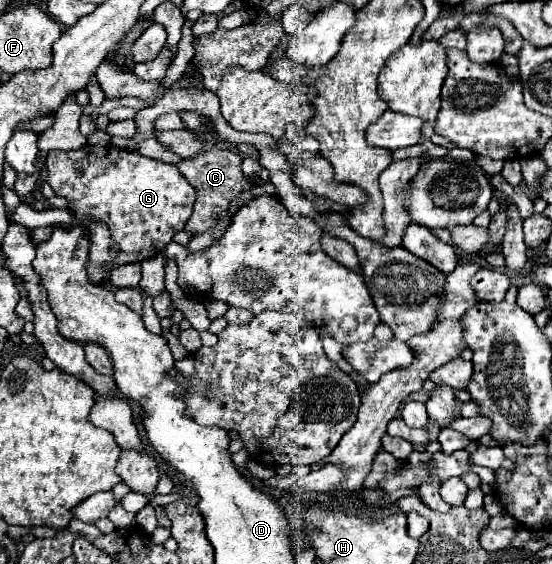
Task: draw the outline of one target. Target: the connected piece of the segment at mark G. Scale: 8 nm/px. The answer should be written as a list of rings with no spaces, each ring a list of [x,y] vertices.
[[[84,145],[76,151],[50,151],[46,157],[46,169],[46,183],[54,189],[56,195],[68,199],[66,209],[72,211],[76,219],[68,225],[58,223],[30,229],[30,239],[34,243],[42,243],[56,227],[88,229],[90,221],[102,221],[108,225],[112,241],[116,241],[120,247],[112,267],[140,263],[162,253],[172,237],[184,229],[196,201],[196,193],[180,175],[180,171],[176,171],[176,165],[168,165],[116,147]]]

